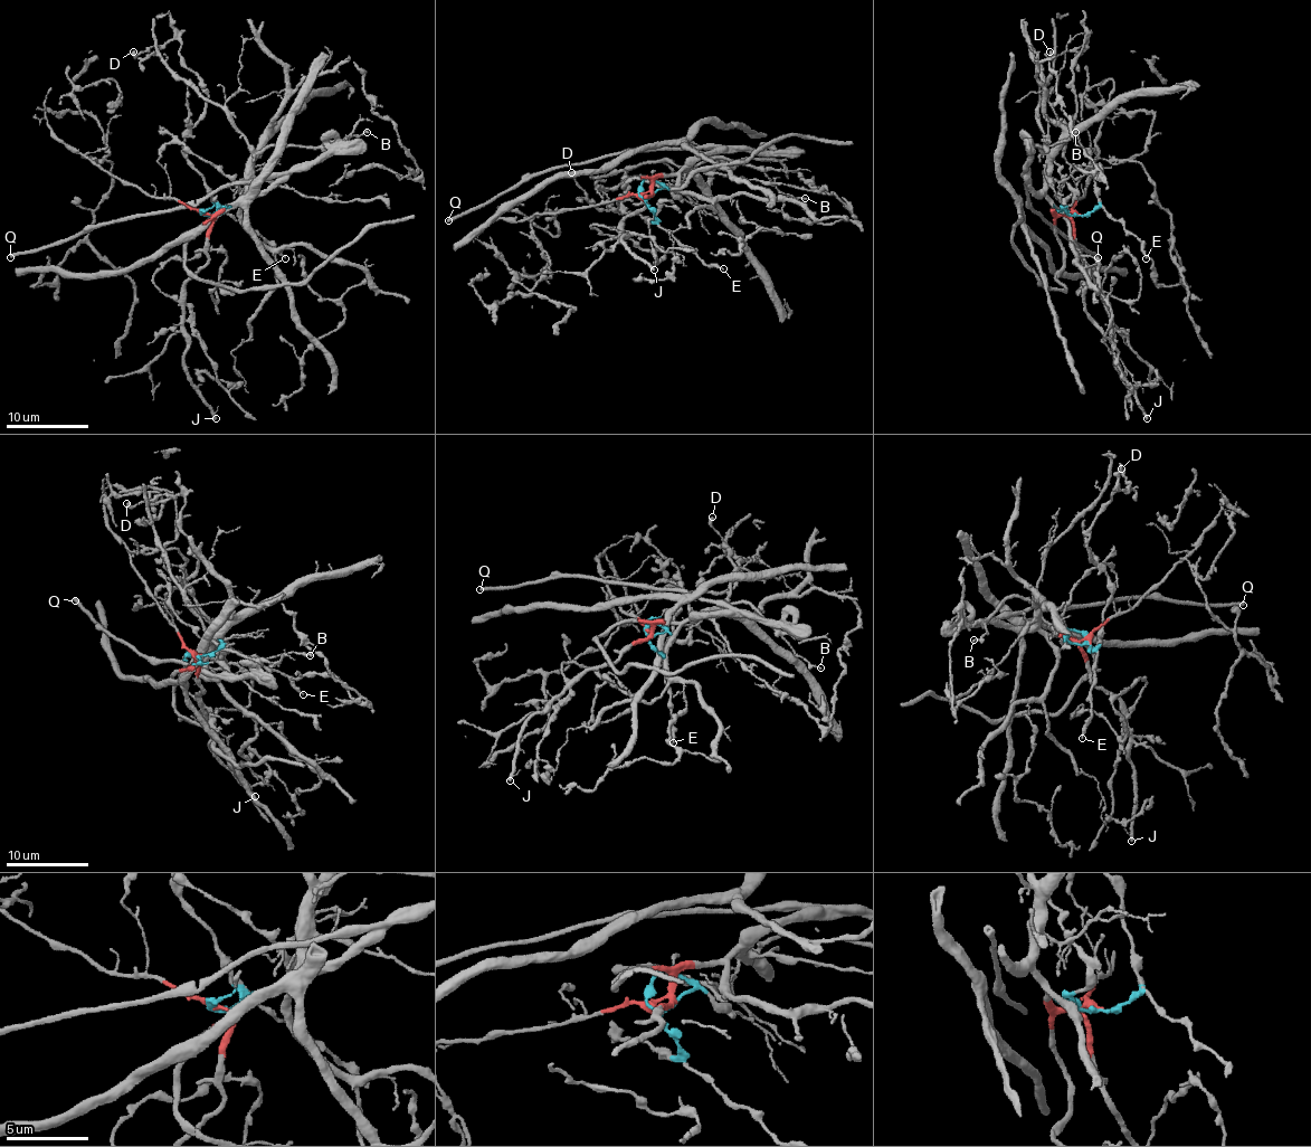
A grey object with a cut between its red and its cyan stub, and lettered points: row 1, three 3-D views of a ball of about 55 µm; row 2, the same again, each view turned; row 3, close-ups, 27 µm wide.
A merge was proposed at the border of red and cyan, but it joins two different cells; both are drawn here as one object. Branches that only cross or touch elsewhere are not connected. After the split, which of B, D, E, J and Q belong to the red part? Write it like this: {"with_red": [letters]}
{"with_red": ["B", "J", "Q"]}

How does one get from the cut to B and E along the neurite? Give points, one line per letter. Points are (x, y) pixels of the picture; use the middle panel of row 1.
B: (644, 198), (654, 182), (666, 176), (694, 170), (709, 159), (728, 158), (758, 168), (781, 192), (806, 198)
E: (644, 198), (659, 225), (706, 264), (723, 268)

